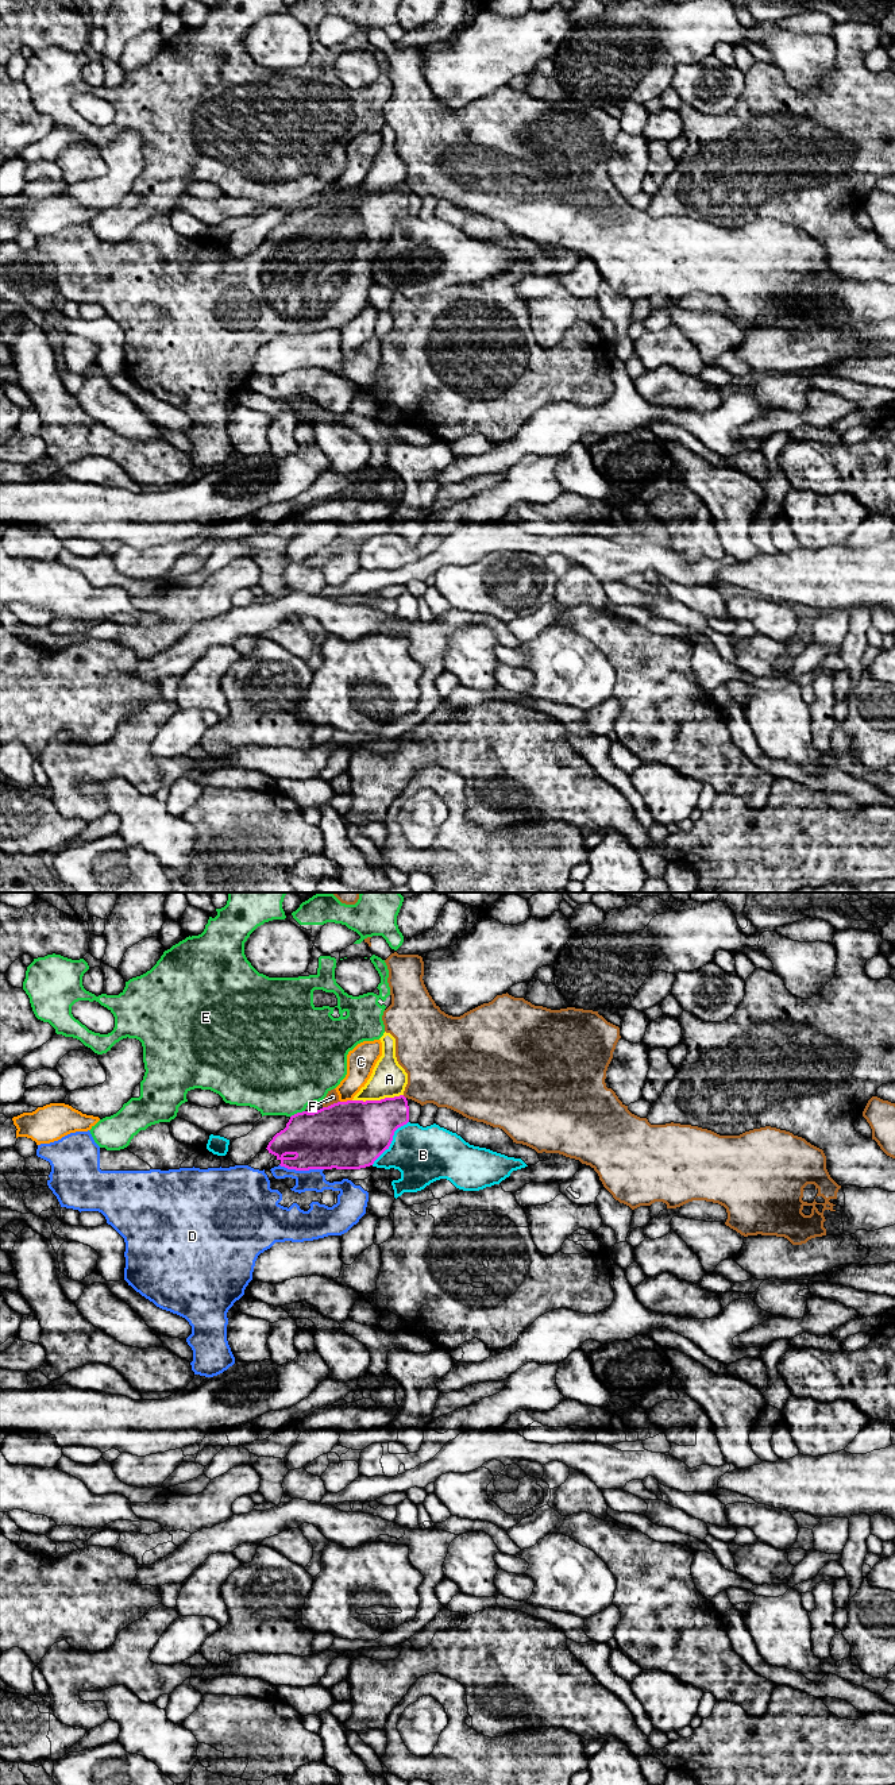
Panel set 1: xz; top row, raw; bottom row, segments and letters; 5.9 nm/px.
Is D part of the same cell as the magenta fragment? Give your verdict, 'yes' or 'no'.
yes

